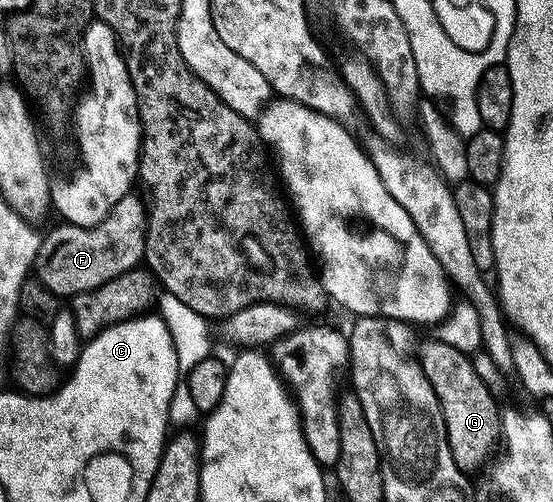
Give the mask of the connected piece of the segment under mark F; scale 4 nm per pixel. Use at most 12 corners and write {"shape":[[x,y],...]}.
{"shape":[[132,192],[97,226],[42,235],[34,273],[74,296],[143,262],[148,207]]}

